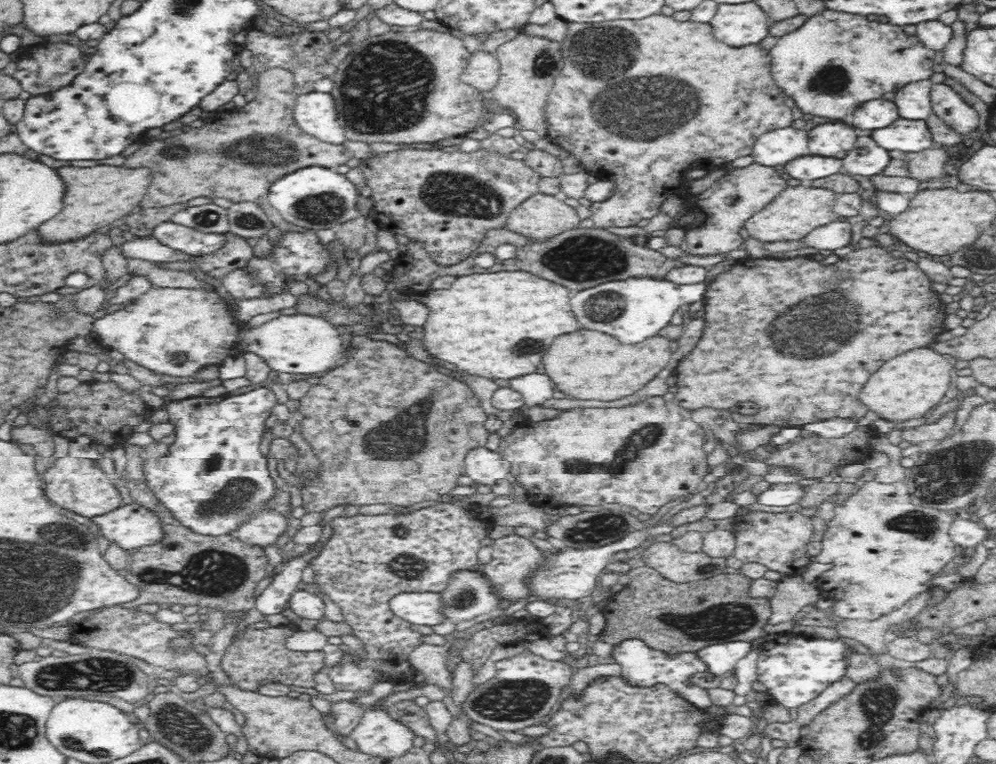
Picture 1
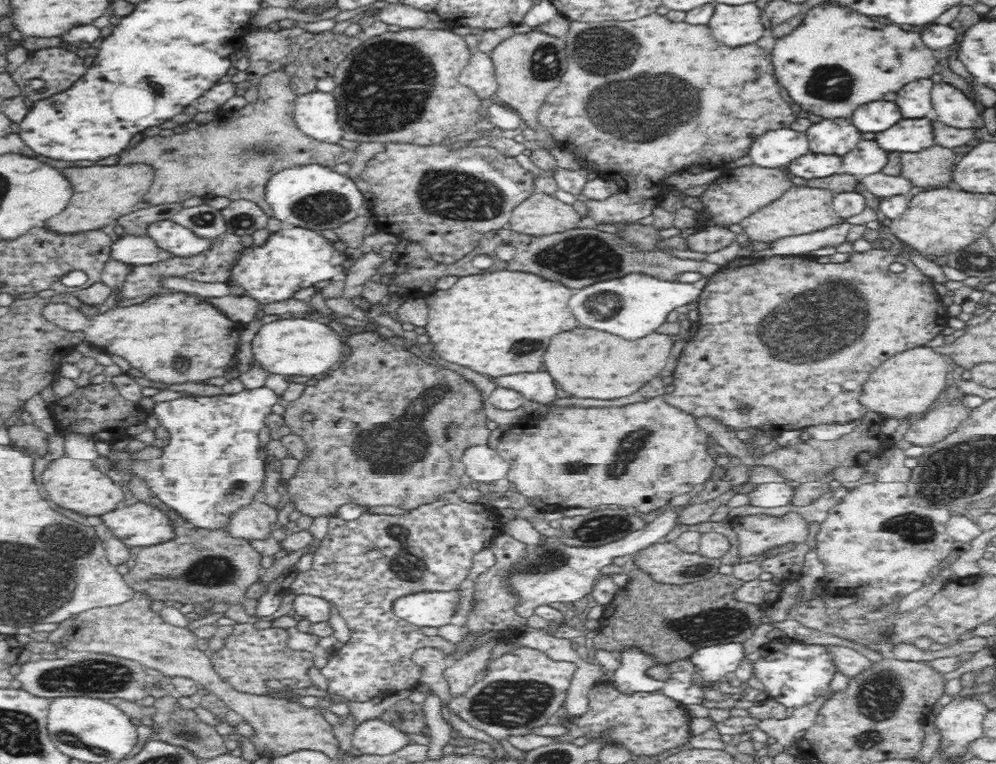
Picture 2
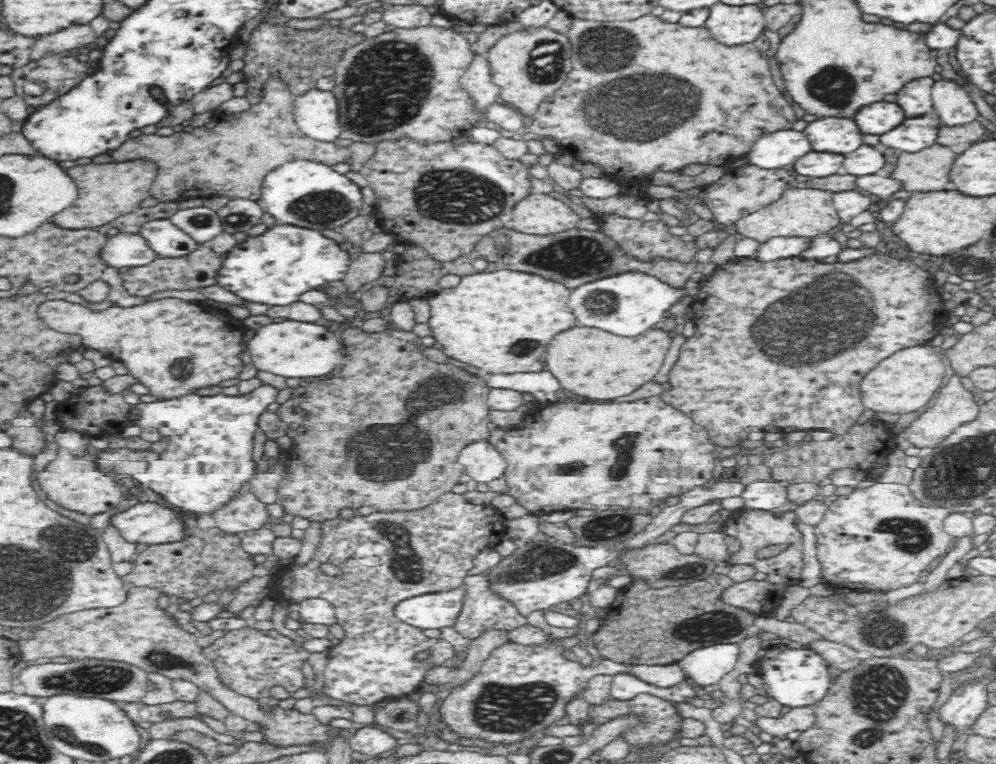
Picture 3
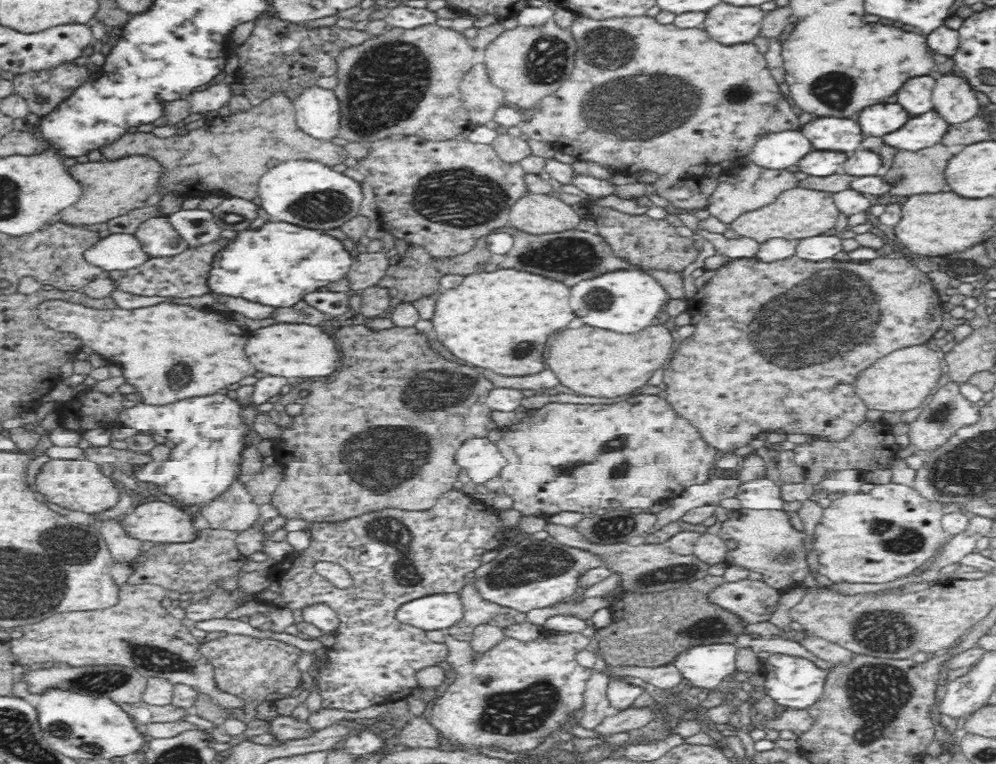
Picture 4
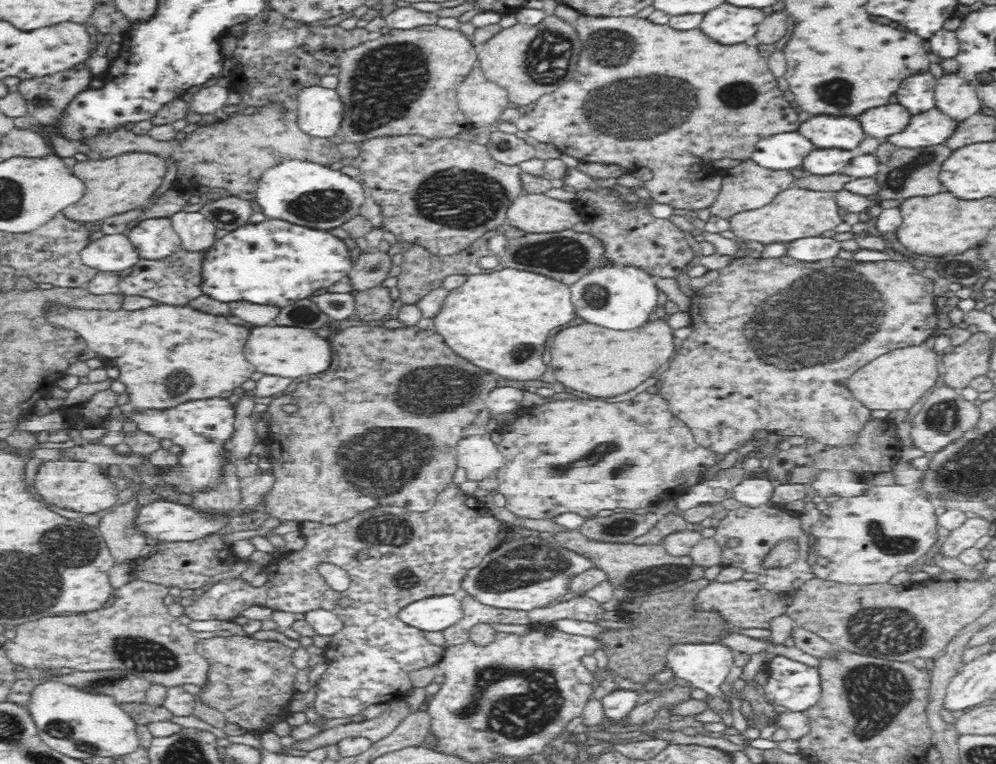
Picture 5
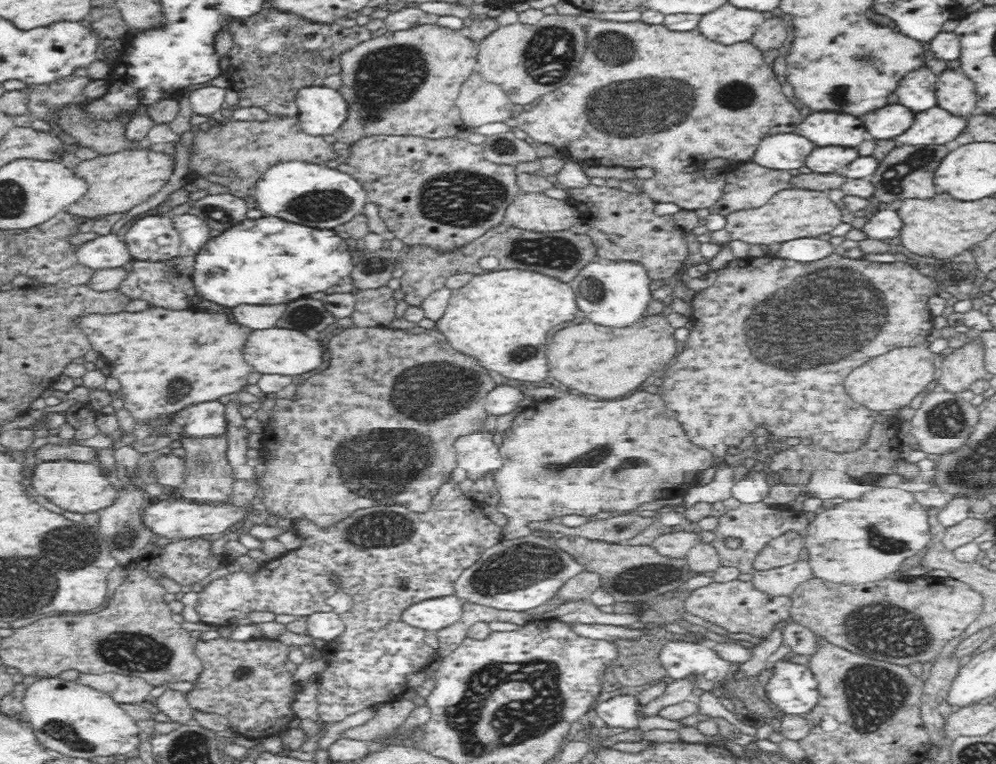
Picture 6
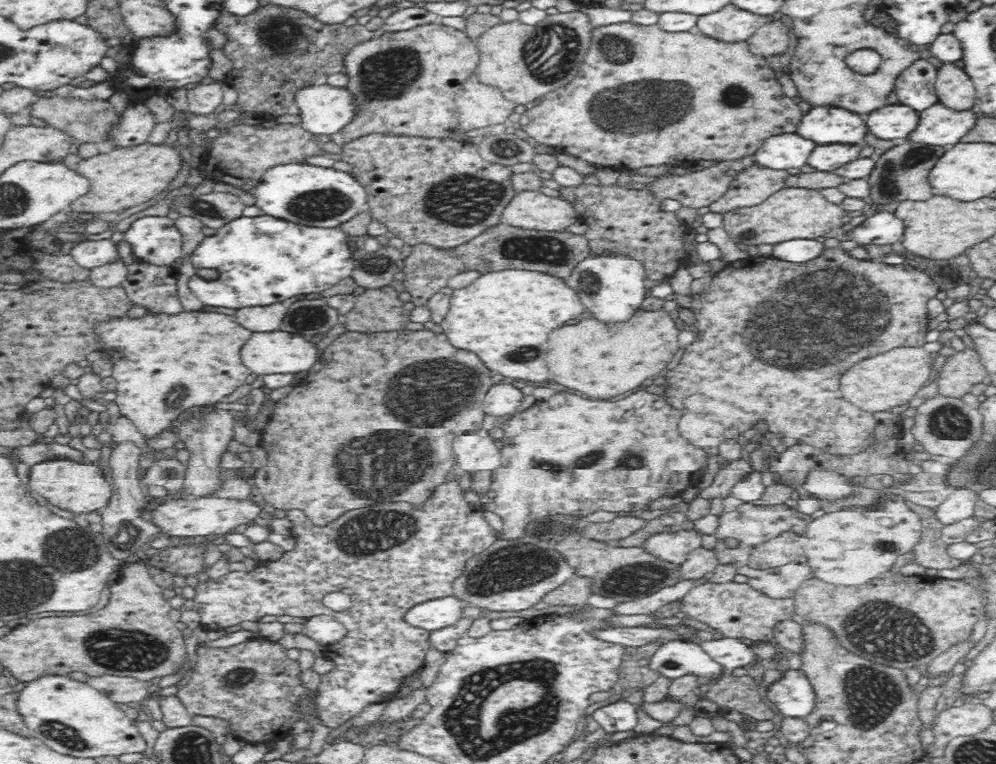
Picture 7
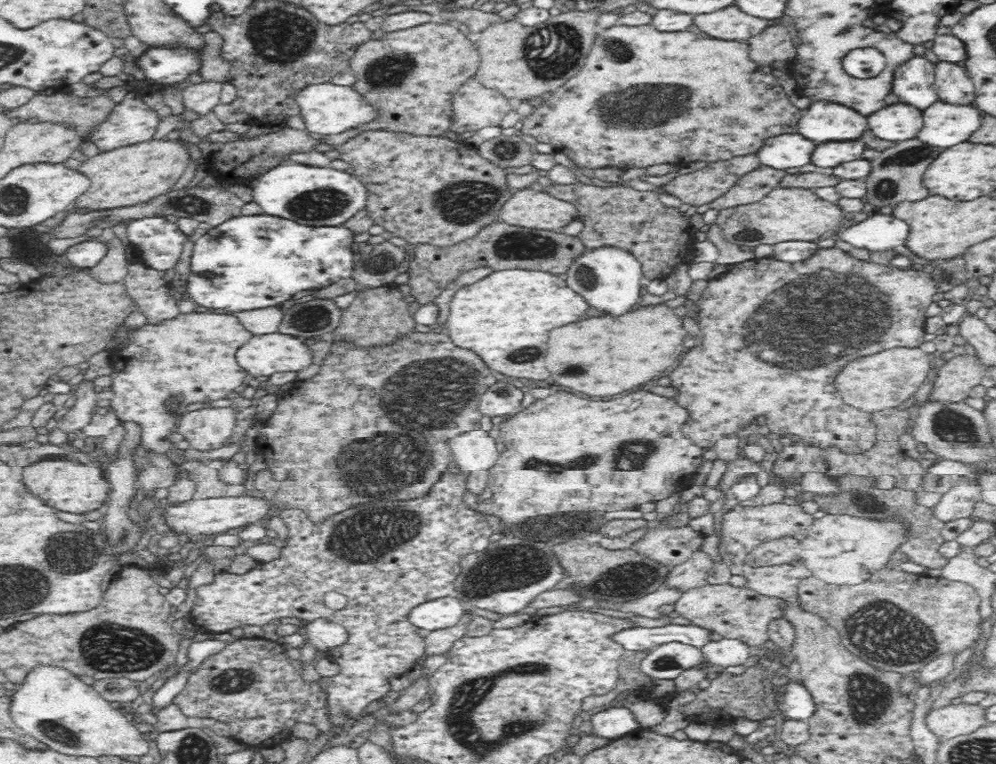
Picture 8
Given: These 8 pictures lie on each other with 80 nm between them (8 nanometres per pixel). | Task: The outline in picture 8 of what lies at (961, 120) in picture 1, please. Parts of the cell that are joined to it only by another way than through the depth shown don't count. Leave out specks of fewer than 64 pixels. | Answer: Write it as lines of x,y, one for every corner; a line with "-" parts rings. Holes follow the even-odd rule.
939,61
935,64
934,77
937,96
939,100
944,102
952,102
952,104
974,104
977,93
975,91
974,82
967,76
966,70
956,63

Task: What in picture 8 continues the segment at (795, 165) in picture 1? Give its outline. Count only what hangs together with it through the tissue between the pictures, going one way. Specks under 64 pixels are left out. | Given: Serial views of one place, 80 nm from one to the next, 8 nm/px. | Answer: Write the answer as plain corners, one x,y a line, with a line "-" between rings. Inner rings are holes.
852,140
852,142
826,142
826,144
818,144
814,149
812,162
816,166
838,166
842,162
852,162
852,160
860,160
862,152
864,152
864,142
862,140

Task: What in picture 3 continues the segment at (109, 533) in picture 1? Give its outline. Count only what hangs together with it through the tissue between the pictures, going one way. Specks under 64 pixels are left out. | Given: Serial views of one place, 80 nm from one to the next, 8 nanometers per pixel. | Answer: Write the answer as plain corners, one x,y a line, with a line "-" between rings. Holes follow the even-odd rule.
140,502
110,520
129,542
160,545
187,540
189,529
175,508
156,502

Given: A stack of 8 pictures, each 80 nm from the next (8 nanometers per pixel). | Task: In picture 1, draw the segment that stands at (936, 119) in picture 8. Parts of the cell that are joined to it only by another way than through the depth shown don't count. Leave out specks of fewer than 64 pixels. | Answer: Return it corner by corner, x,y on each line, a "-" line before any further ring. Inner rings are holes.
900,118
890,128
872,132
872,138
884,150
902,152
920,152
924,148
935,146
926,120
908,120

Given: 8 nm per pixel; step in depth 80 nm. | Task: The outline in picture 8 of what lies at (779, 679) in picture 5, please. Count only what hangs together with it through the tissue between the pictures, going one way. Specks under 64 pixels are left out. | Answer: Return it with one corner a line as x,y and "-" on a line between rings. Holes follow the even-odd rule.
801,682
780,688
776,691
775,701
779,712
783,712
788,720
807,721
817,710
811,694

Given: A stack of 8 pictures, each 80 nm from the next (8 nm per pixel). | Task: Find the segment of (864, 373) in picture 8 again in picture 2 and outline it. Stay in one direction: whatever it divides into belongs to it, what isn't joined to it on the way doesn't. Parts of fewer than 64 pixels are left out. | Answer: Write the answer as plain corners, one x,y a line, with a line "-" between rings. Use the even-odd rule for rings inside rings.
919,346
898,352
878,366
862,386
860,402
867,410
885,414
886,418
912,419
922,416
940,397
946,388
946,375
949,365
944,360
943,352
927,346

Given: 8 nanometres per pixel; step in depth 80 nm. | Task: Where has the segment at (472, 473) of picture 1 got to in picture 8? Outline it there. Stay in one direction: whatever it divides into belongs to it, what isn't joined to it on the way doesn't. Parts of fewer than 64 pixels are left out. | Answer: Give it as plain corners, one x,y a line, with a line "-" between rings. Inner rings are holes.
472,430
455,435
450,440
452,461
461,471
476,472
476,470
489,470
495,465
499,457
494,434
486,434
484,430

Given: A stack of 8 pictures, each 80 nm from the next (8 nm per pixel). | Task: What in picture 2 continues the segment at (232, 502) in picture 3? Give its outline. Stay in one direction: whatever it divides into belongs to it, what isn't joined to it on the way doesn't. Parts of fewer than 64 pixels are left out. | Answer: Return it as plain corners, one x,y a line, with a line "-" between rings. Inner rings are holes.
258,498
232,511
225,529
233,538
262,540
268,538
272,530
278,526
278,510
264,503
262,498

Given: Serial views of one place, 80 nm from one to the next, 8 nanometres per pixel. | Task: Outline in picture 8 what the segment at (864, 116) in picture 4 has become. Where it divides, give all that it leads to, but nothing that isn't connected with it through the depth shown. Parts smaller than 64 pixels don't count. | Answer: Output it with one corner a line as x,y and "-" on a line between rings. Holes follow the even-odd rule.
892,104
870,116
872,132
890,142
912,140
924,126
924,115
910,104

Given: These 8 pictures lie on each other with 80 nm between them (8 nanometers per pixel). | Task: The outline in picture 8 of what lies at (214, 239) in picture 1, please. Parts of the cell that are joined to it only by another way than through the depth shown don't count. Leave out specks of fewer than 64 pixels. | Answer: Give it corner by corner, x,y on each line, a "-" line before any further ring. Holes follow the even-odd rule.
156,216
132,220
130,224
127,224
126,232
130,242
139,250
144,264
154,270
166,271
169,274
173,272
176,263
180,260
182,247
187,238
180,225
168,221
165,217

